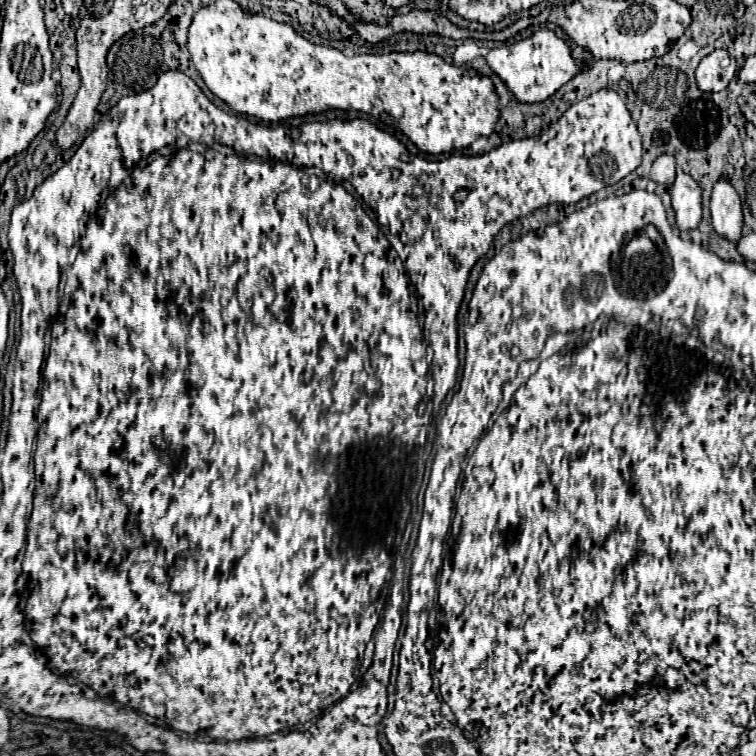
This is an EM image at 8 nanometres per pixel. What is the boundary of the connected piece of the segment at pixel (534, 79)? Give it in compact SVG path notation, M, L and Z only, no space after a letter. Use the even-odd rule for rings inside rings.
M541 28L515 44L501 44L493 48L487 54L487 64L499 74L519 102L543 102L585 70L585 64L571 56L569 44L547 28Z

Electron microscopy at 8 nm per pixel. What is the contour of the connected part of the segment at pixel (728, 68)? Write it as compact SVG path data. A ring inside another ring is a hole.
M715 50L697 66L697 86L703 92L721 92L733 80L735 70L735 60L727 54L727 50Z

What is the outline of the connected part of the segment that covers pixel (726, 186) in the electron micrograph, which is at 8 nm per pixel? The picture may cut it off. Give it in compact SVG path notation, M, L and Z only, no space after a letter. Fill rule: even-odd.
M719 178L711 192L711 220L717 234L731 242L739 240L743 228L741 200L729 178Z

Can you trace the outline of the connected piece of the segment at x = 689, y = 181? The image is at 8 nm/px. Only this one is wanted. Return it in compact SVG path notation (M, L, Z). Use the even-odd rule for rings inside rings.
M677 174L671 186L671 202L679 230L697 228L701 222L701 188L691 174Z

